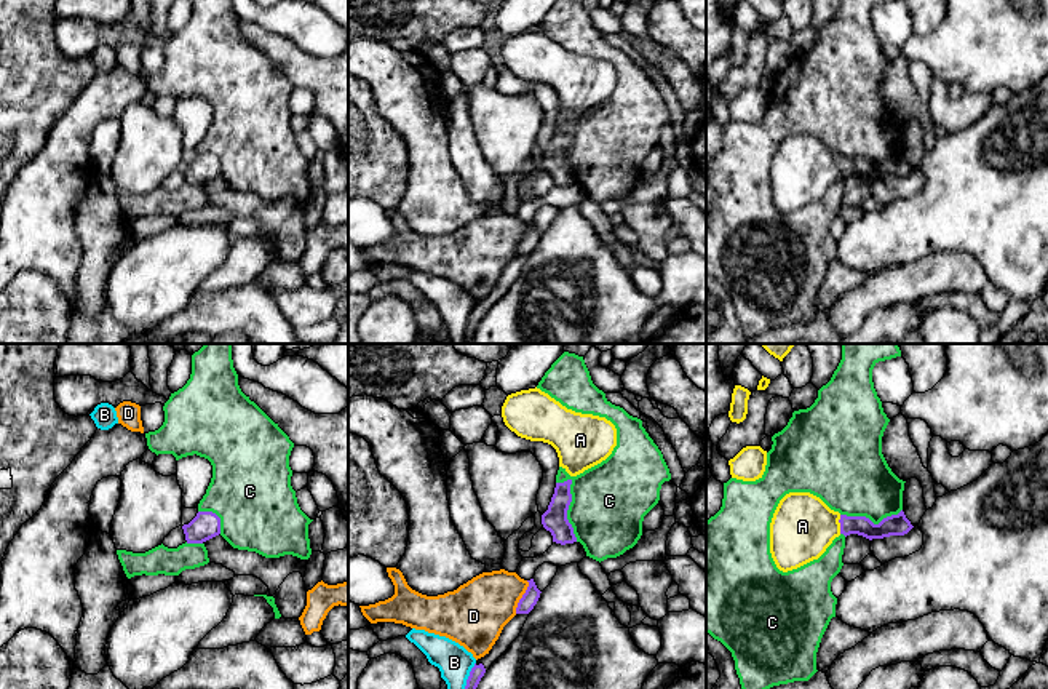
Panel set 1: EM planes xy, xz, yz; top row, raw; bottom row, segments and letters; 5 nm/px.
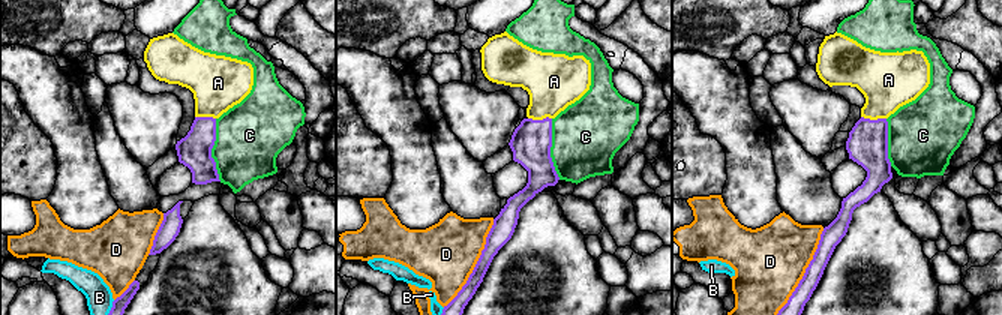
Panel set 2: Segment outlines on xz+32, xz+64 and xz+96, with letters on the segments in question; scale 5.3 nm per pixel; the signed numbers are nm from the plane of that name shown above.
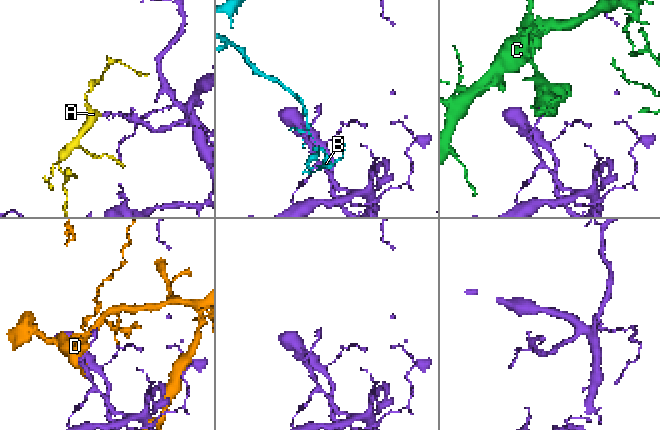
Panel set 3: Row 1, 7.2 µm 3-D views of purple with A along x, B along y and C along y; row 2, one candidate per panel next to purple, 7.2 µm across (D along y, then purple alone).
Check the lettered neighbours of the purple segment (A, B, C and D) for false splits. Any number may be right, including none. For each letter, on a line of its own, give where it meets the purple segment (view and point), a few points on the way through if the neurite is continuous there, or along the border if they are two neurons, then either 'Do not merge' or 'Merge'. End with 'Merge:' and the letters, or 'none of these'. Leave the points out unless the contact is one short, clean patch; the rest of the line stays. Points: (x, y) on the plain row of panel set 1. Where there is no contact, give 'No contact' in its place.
A: Touches purple at yz (841, 167). Path across: yz (863, 168), (841, 167), (802, 168). Merge
B: Touches purple at xz (467, 323). Do not merge
C: Touches purple at xz (567, 151). Boundary: xz (567, 120), (571, 123), (567, 163), (577, 183). Do not merge
D: Touches purple at xz (523, 238). Do not merge
Merge: A

